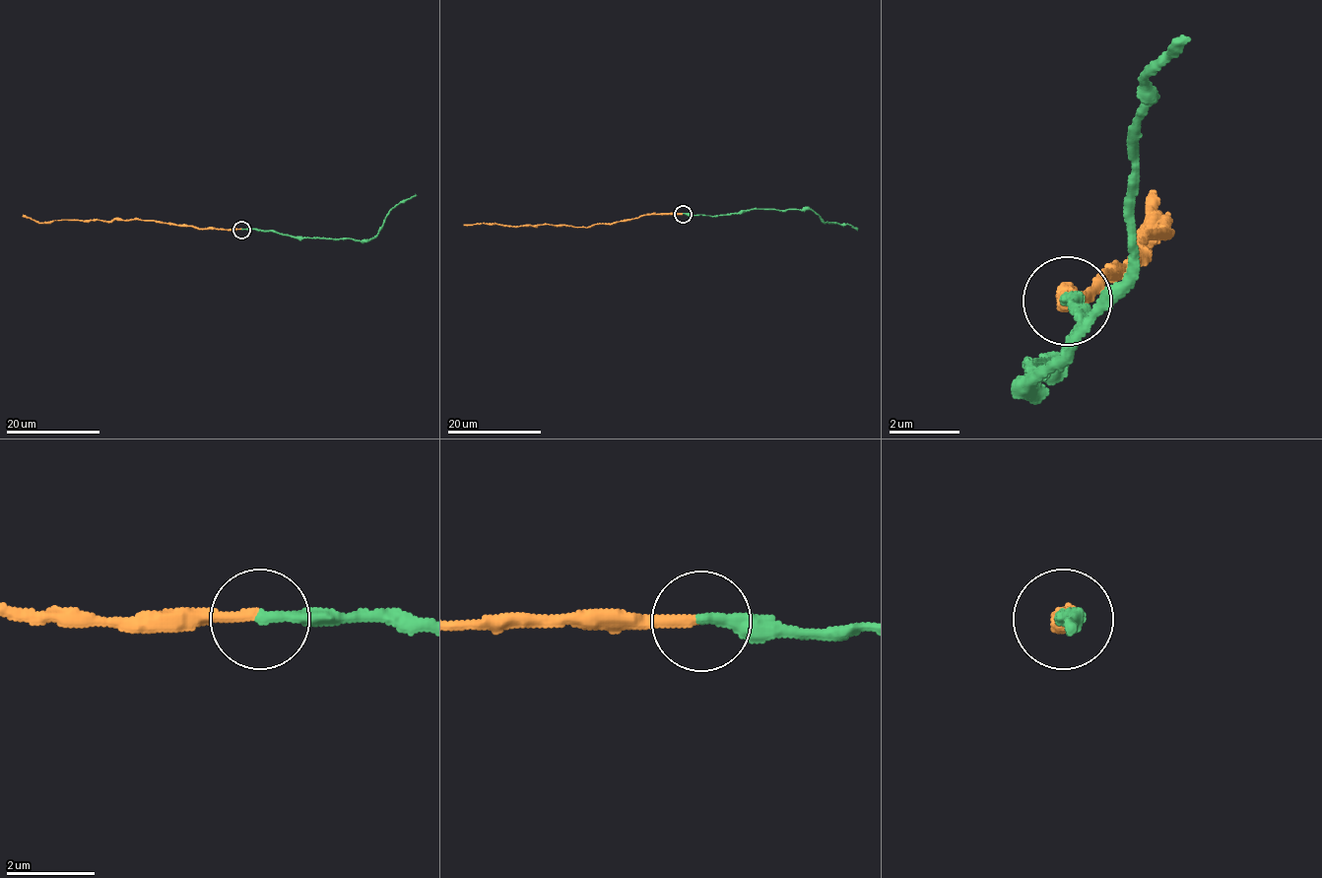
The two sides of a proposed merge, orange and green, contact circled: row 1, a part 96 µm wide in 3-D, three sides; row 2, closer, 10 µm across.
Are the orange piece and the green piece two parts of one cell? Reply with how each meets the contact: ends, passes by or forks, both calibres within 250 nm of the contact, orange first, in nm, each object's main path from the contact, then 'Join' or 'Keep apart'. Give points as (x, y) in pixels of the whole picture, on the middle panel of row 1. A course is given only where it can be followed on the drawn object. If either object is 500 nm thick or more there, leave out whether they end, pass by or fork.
At the ring orange ends. At the ring green ends. Thickness 240 nm (orange) against 280 nm. Course of orange: (683, 214), (643, 214), (588, 227), (478, 224), (463, 226). Course of green: (683, 214), (717, 216), (751, 209), (812, 209), (825, 222), (846, 224), (858, 230). Join

